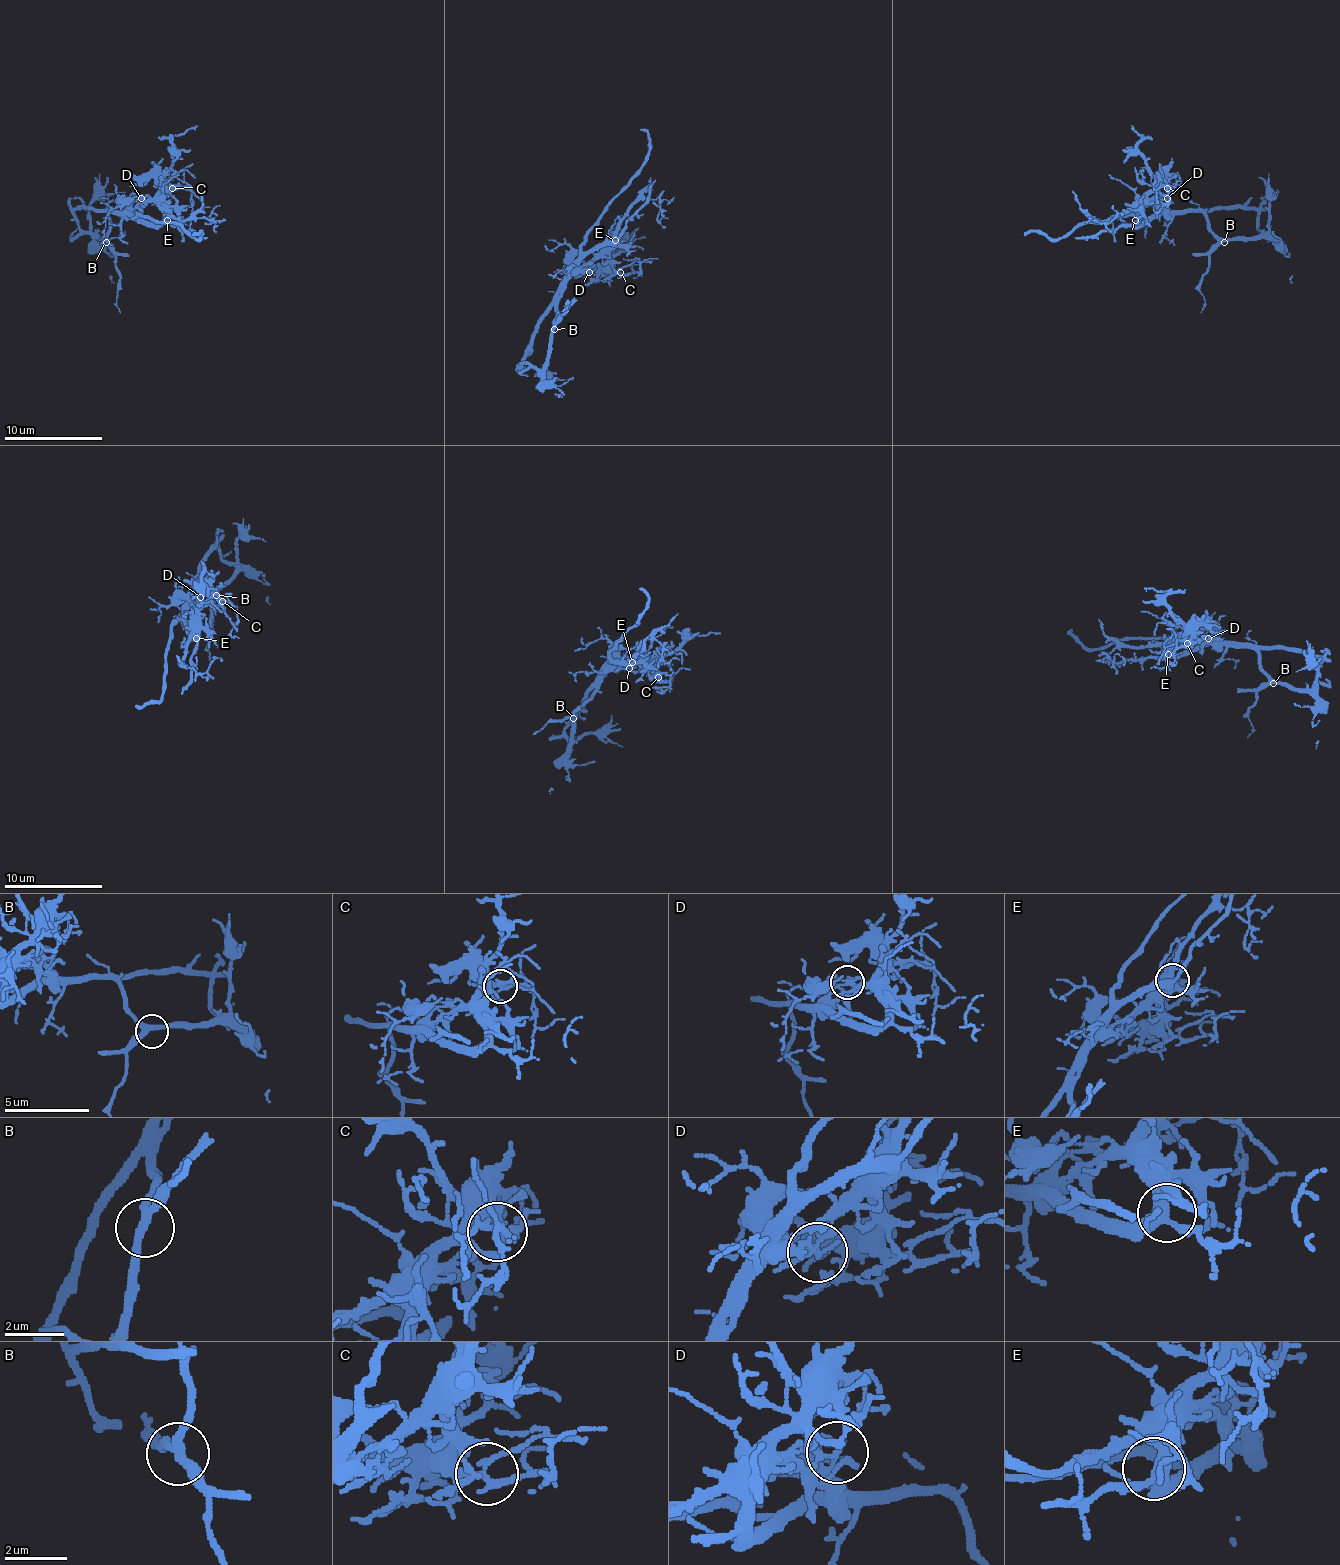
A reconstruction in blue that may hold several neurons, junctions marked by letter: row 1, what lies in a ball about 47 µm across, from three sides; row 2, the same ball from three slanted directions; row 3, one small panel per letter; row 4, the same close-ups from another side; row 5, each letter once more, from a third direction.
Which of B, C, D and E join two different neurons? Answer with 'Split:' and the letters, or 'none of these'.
Split: D

